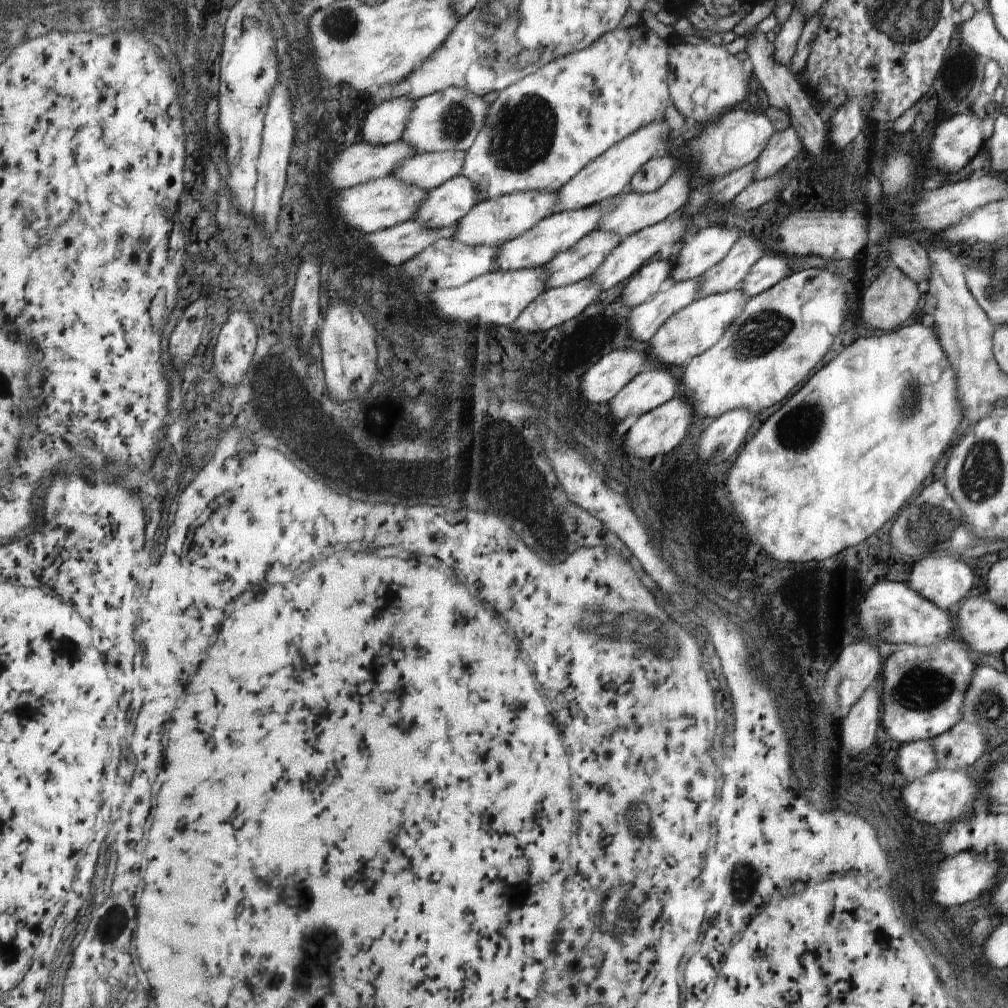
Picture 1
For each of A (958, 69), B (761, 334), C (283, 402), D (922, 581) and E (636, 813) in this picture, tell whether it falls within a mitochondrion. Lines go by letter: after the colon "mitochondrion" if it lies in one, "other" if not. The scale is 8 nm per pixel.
A: other
B: mitochondrion
C: mitochondrion
D: other
E: mitochondrion

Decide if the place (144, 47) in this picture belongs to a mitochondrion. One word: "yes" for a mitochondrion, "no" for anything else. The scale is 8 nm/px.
yes

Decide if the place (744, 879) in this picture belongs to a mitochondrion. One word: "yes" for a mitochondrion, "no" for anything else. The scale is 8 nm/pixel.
yes

